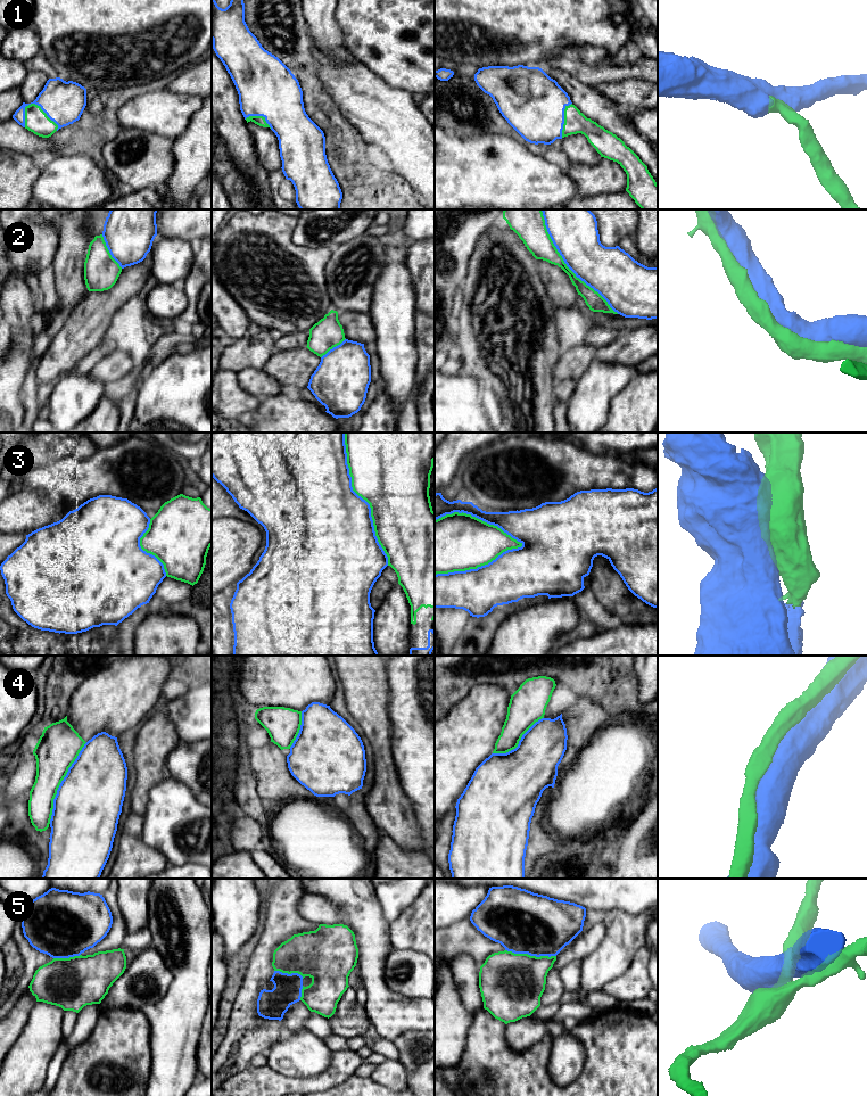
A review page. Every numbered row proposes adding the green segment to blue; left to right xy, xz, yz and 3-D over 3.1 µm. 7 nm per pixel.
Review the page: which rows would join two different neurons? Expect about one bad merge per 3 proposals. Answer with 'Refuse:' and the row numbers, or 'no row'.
Refuse: 5

